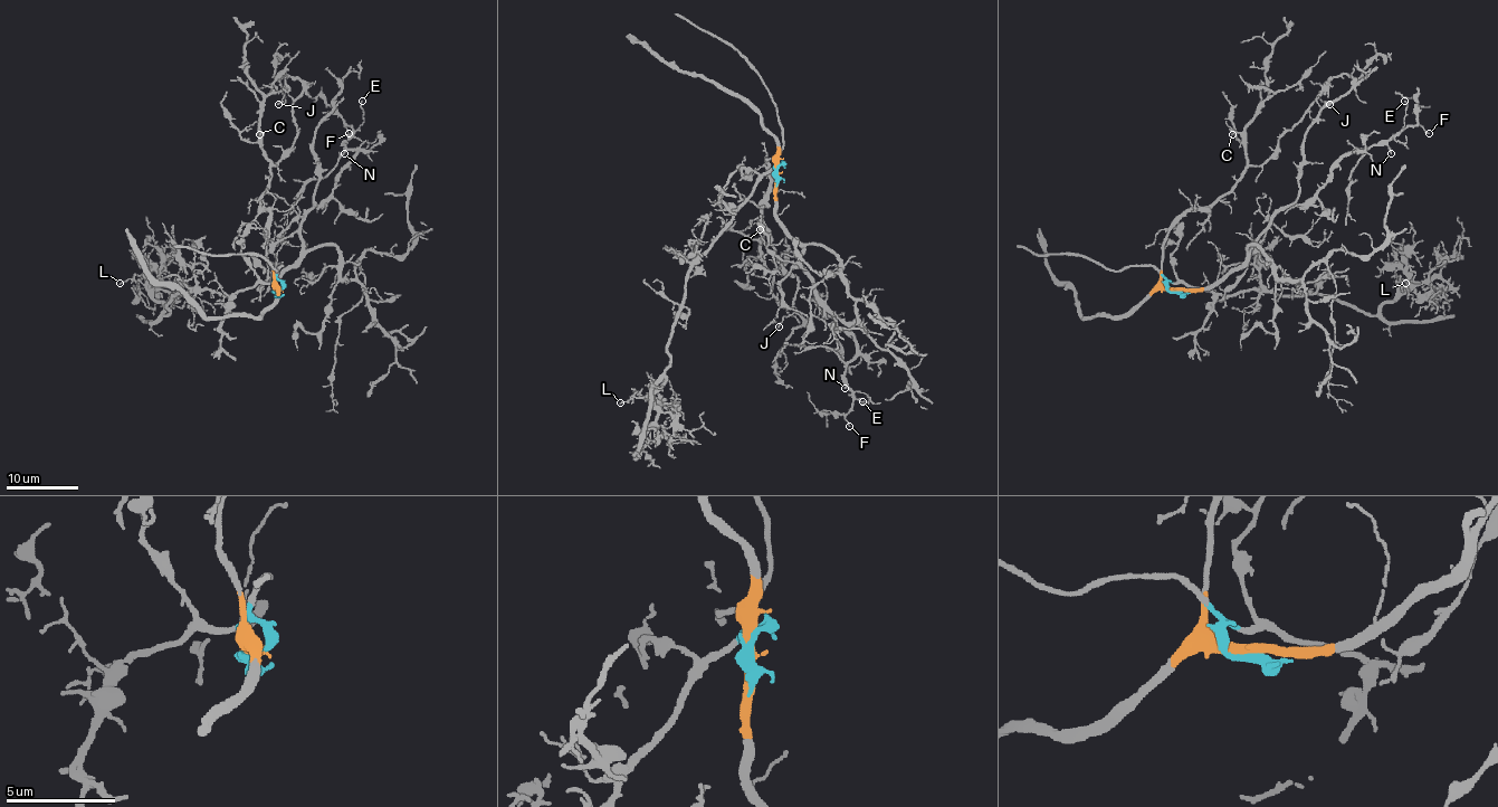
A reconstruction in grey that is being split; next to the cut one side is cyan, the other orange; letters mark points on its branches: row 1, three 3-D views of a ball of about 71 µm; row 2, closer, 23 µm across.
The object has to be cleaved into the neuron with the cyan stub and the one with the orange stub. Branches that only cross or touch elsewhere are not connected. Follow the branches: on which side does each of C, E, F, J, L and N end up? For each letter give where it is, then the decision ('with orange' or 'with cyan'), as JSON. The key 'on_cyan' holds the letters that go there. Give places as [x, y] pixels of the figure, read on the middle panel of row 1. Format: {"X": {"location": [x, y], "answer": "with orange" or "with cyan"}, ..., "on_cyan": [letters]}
{"C": {"location": [760, 229], "answer": "with orange"}, "E": {"location": [862, 401], "answer": "with orange"}, "F": {"location": [849, 426], "answer": "with orange"}, "J": {"location": [779, 326], "answer": "with orange"}, "L": {"location": [620, 402], "answer": "with cyan"}, "N": {"location": [845, 388], "answer": "with orange"}, "on_cyan": ["L"]}

